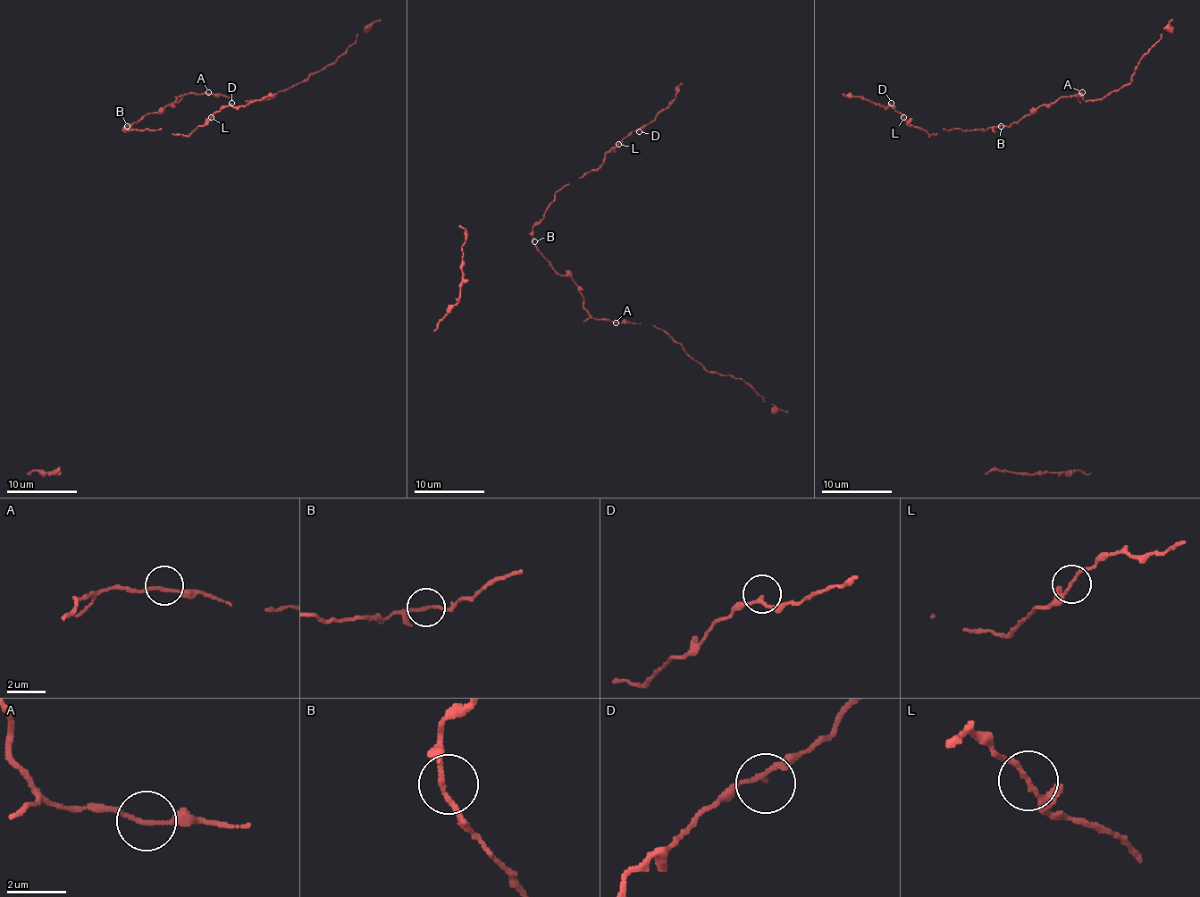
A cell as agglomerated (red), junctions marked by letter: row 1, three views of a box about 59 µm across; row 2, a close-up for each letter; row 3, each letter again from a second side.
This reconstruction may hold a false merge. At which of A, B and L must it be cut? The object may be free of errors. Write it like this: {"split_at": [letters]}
{"split_at": []}

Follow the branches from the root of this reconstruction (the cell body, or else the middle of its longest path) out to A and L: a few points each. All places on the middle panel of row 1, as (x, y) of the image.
A: (532, 236), (536, 249), (549, 264), (573, 280), (583, 308), (594, 319), (616, 322)
L: (532, 236), (532, 227), (543, 218), (554, 195), (578, 177), (596, 171), (605, 155), (619, 144)

